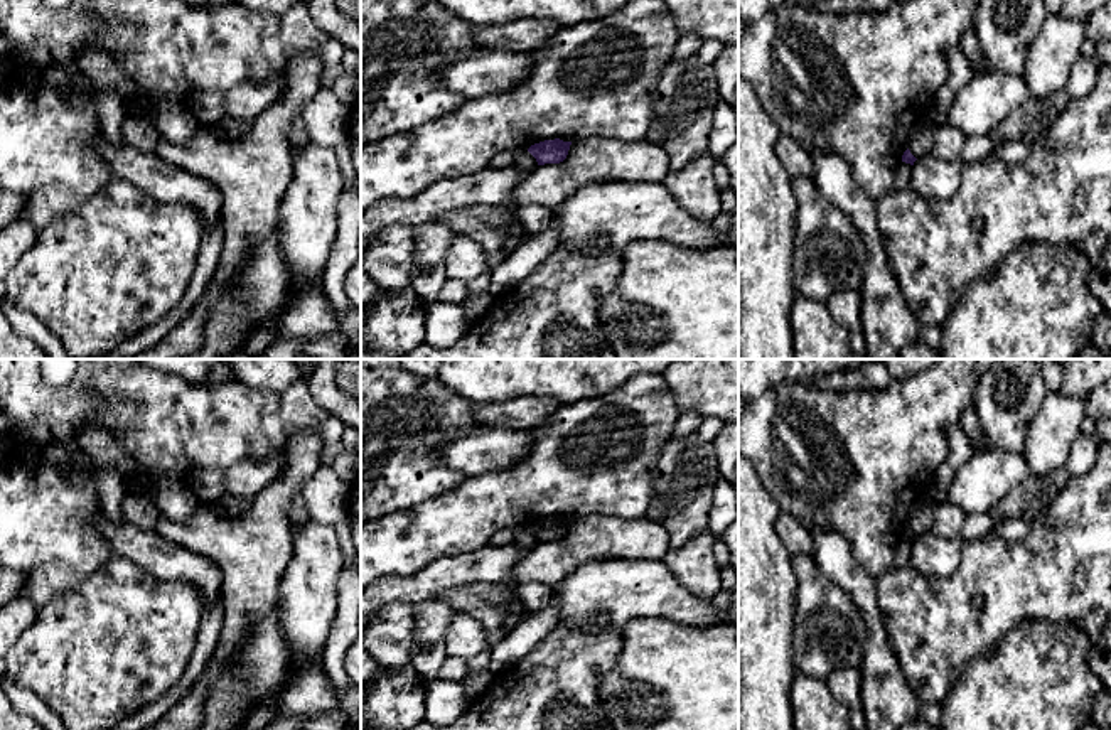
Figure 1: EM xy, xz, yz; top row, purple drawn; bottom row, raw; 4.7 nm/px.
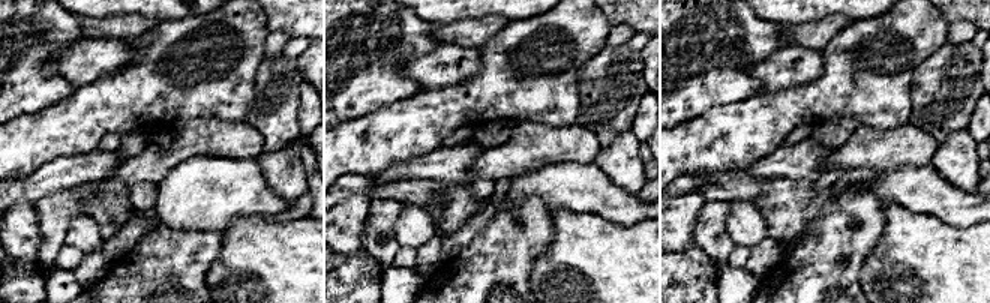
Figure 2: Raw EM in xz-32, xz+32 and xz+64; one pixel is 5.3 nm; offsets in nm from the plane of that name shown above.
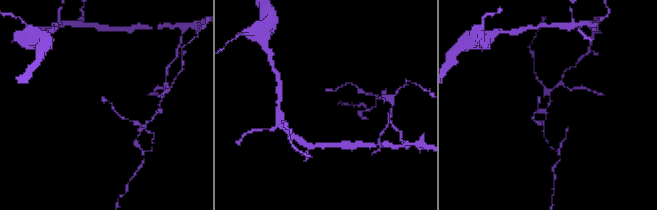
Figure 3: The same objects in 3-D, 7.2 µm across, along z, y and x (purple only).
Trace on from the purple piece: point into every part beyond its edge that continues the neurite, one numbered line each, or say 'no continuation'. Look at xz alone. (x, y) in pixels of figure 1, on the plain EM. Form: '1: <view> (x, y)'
no continuation

